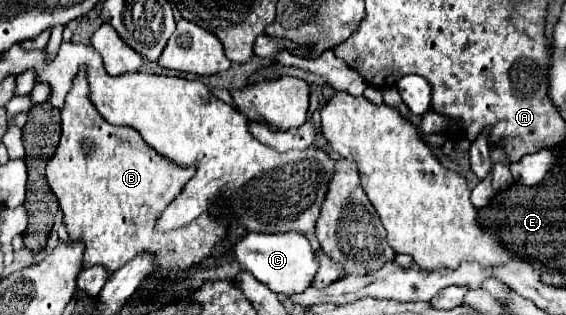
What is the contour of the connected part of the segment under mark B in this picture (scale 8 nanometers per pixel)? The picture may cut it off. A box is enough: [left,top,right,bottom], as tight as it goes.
[47,68,229,276]

